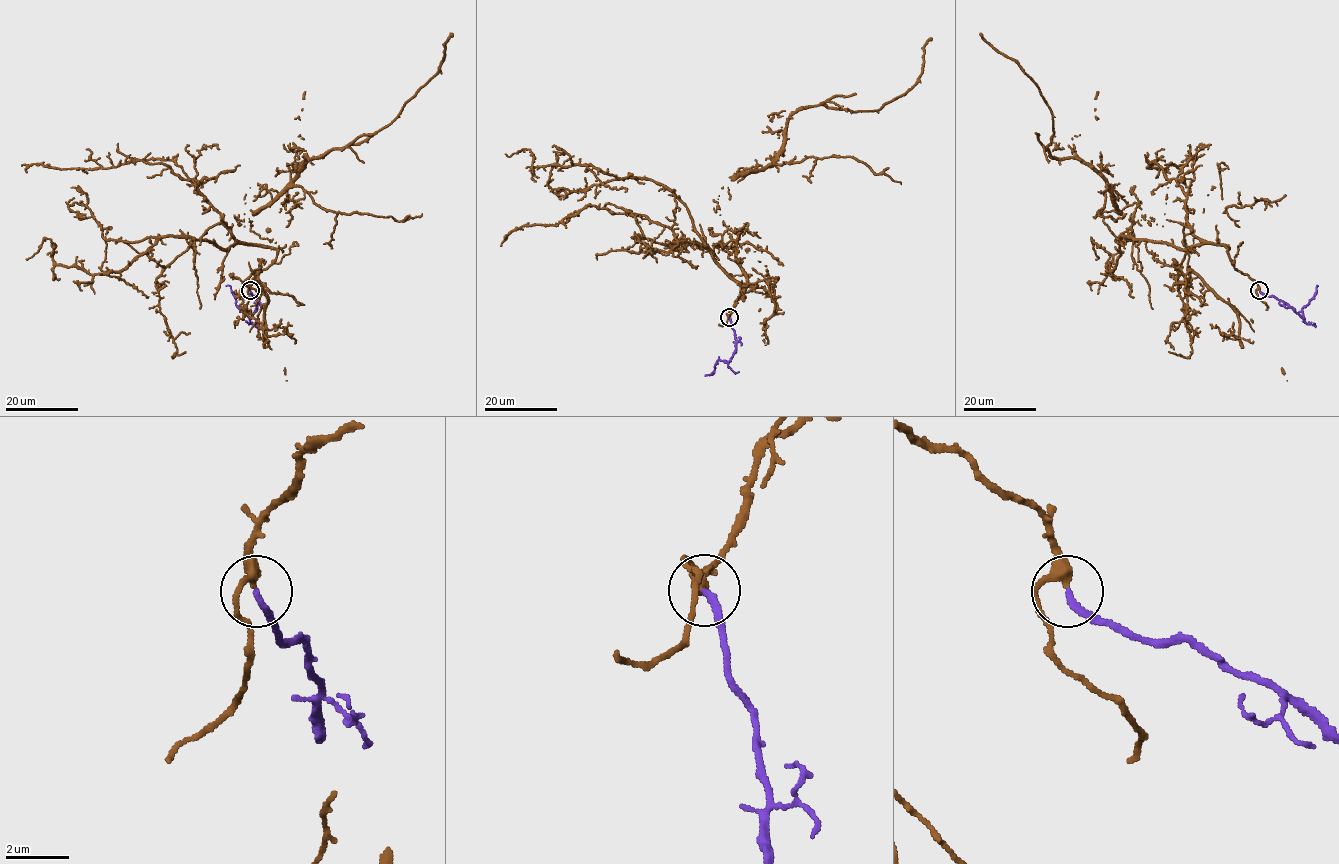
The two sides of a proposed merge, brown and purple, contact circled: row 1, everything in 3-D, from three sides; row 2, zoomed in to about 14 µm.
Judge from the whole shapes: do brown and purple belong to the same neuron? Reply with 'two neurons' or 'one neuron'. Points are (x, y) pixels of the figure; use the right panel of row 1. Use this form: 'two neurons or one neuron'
one neuron

